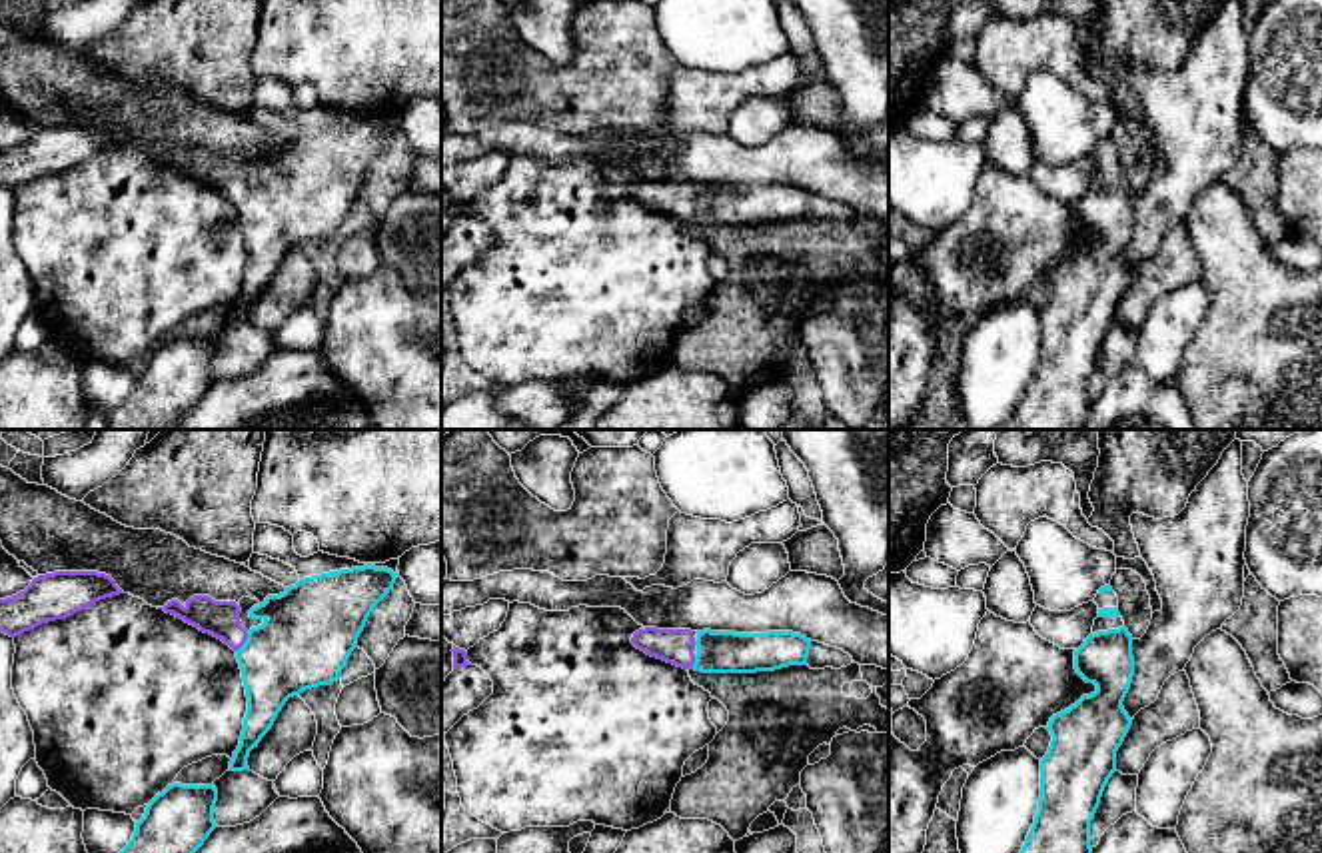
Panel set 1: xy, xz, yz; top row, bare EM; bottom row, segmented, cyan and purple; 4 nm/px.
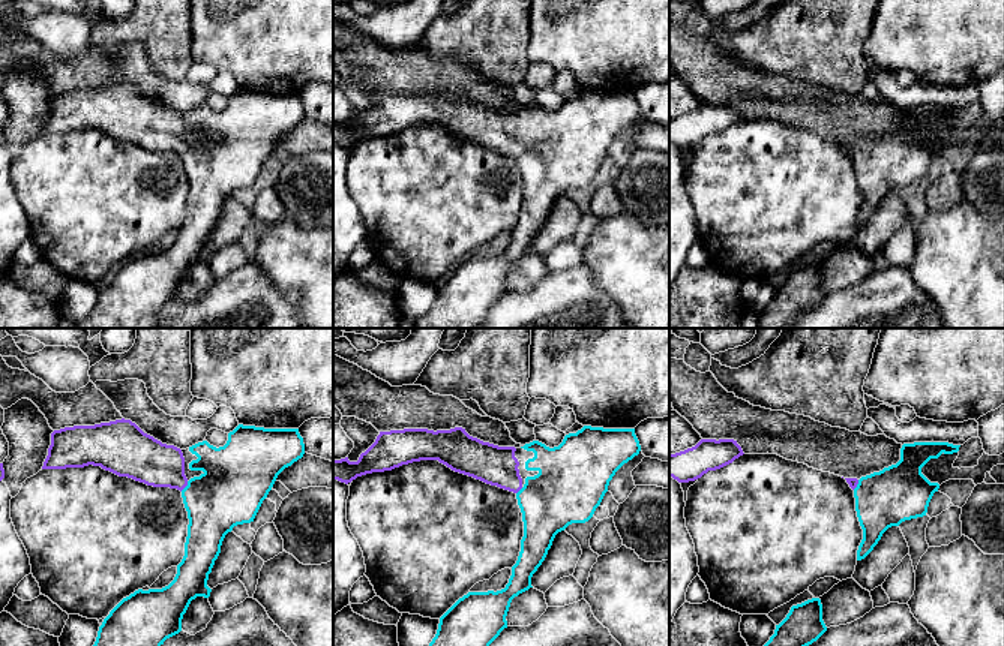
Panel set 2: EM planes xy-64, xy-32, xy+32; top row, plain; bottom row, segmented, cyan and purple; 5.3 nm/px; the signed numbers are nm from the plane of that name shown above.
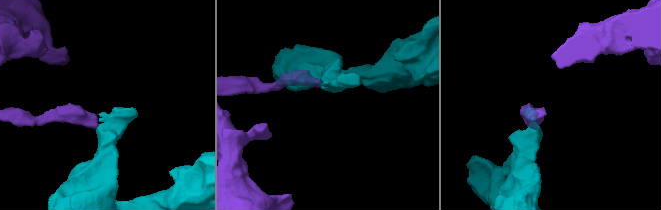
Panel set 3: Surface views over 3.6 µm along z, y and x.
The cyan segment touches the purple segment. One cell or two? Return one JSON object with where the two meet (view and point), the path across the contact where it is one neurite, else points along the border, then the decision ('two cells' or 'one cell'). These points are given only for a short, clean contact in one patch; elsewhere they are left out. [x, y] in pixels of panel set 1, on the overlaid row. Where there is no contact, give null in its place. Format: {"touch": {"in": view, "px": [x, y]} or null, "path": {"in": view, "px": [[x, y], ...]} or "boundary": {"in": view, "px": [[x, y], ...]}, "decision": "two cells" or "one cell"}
{"touch": {"in": "xy", "px": [246, 642]}, "path": {"in": "xy", "px": [[306, 638], [292, 642], [246, 642], [218, 618]]}, "decision": "one cell"}

